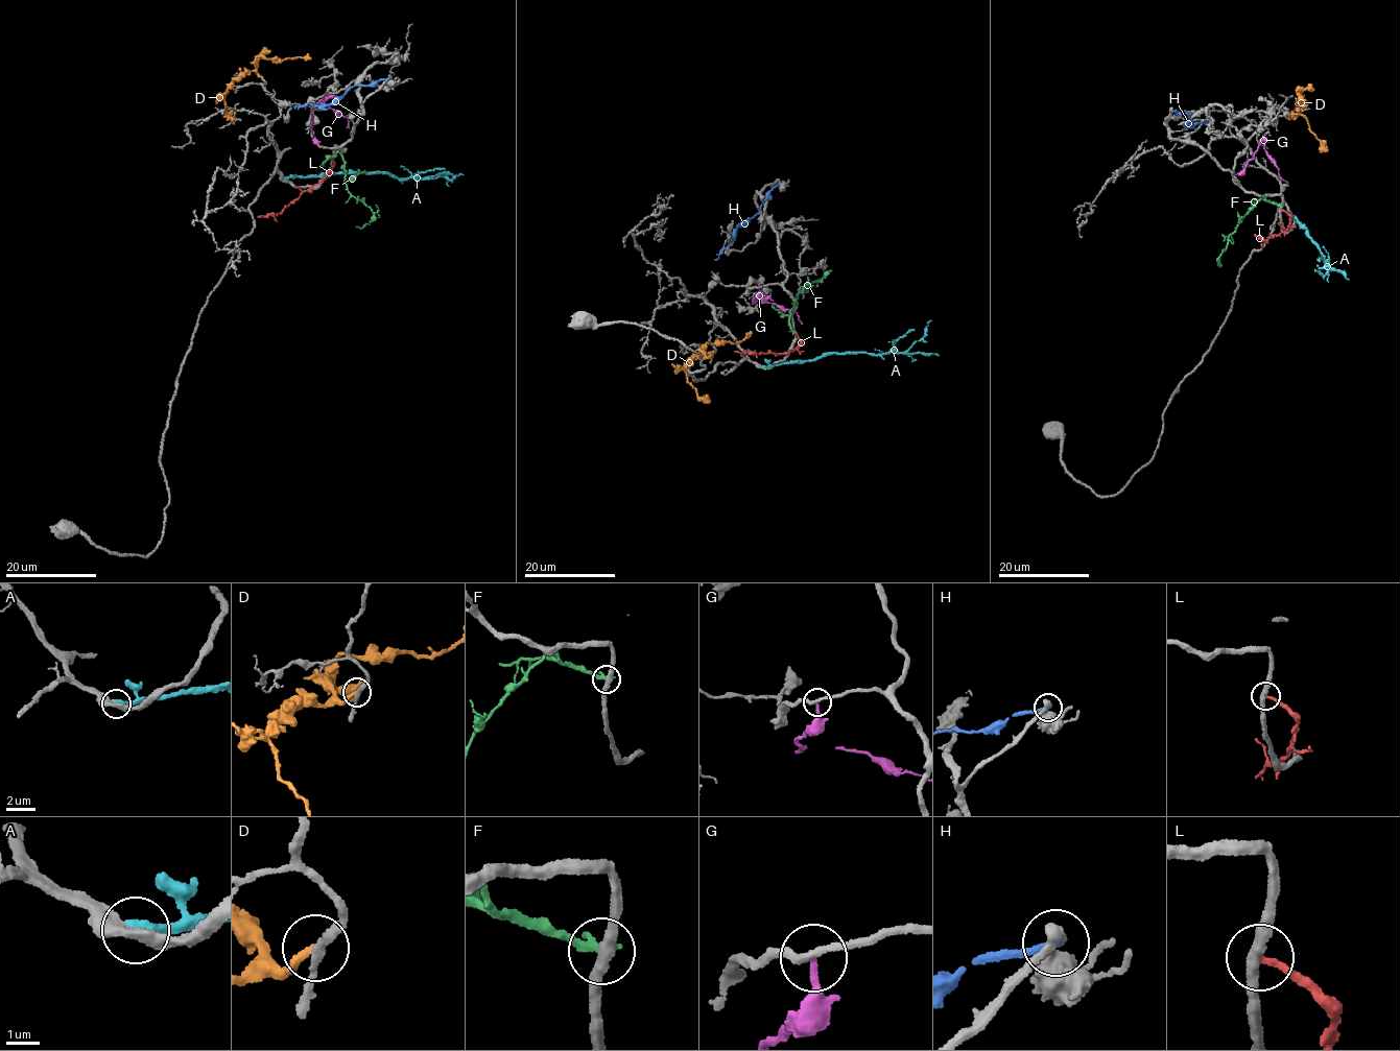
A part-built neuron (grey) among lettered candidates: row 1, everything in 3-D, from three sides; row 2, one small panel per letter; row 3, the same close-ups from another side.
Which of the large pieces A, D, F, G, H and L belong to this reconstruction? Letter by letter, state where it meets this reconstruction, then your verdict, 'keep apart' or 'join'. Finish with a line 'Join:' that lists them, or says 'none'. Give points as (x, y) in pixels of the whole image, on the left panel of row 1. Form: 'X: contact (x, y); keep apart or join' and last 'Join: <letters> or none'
A: contact (285, 178); keep apart
D: contact (261, 76); keep apart
F: contact (331, 159); keep apart
G: contact (318, 145); keep apart
H: contact (389, 77); keep apart
L: contact (332, 162); keep apart
Join: none

